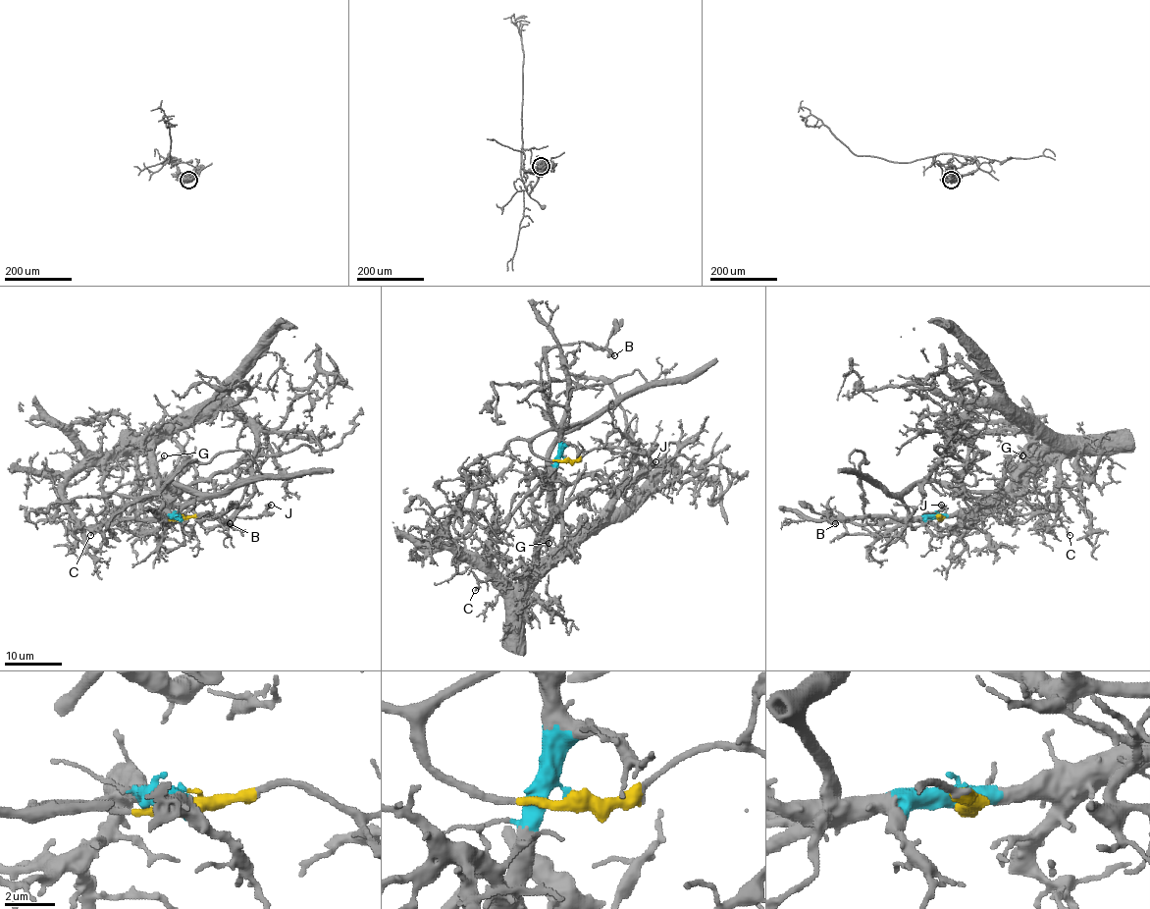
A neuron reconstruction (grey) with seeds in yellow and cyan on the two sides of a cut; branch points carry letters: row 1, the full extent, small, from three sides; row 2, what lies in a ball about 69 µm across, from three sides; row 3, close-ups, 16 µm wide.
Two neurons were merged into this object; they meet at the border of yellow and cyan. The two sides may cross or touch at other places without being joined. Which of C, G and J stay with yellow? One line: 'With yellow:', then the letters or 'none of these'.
With yellow: J

